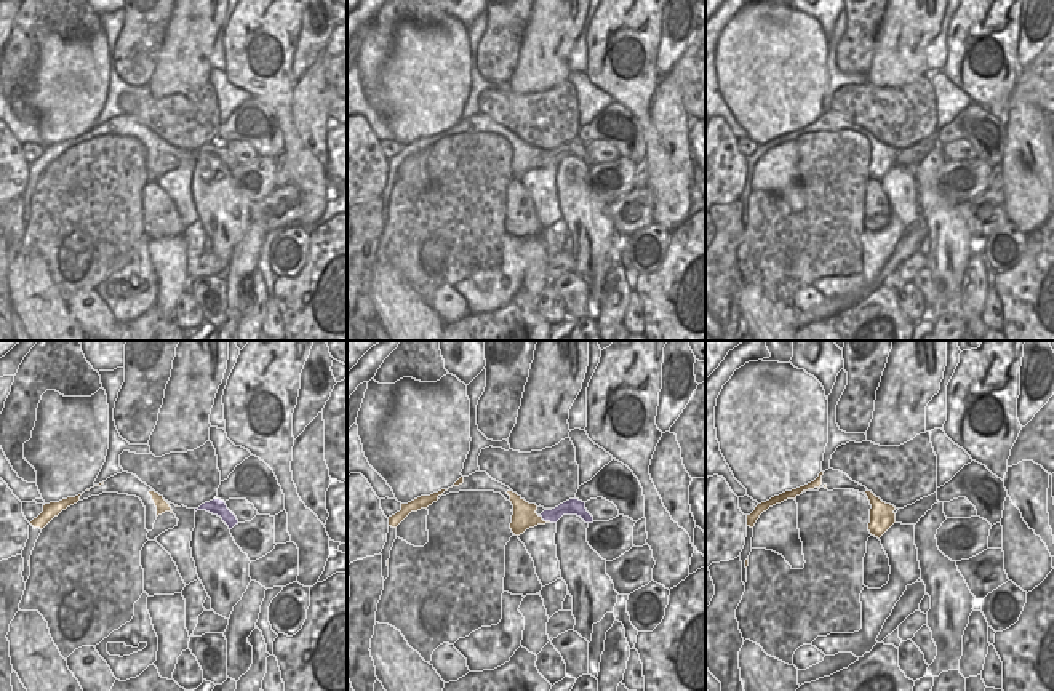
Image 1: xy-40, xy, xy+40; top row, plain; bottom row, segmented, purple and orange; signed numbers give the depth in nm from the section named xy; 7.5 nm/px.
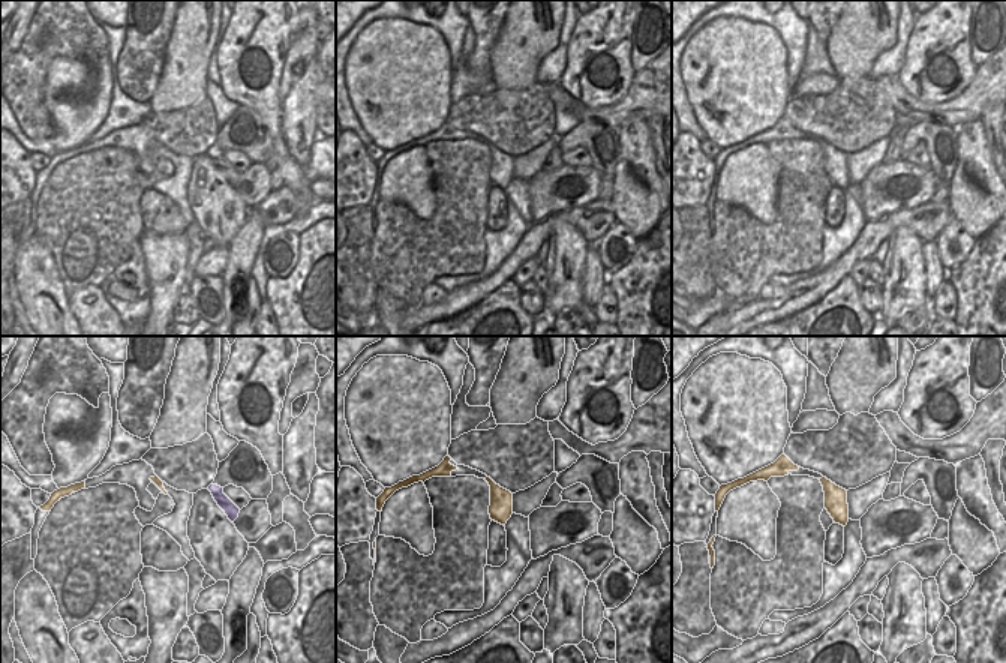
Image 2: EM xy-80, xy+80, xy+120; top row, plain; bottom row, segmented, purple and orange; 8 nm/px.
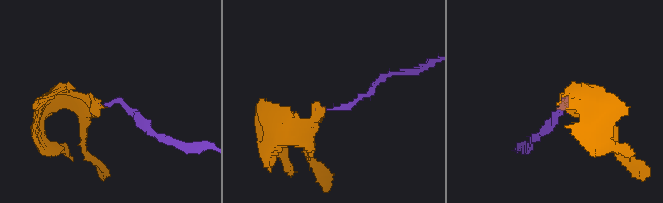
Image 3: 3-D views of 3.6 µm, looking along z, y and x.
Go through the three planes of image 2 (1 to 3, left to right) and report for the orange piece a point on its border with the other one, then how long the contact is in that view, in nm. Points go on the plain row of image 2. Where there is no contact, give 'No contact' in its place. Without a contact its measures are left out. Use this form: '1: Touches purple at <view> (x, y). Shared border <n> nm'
1: No contact
2: No contact
3: No contact.

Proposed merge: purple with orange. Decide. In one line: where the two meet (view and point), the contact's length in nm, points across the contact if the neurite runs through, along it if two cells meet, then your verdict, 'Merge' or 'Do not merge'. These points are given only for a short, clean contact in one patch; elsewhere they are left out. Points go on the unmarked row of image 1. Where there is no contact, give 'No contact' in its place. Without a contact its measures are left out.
Touches purple at xy (544, 162). Shared border 120 nm. Do not merge.

